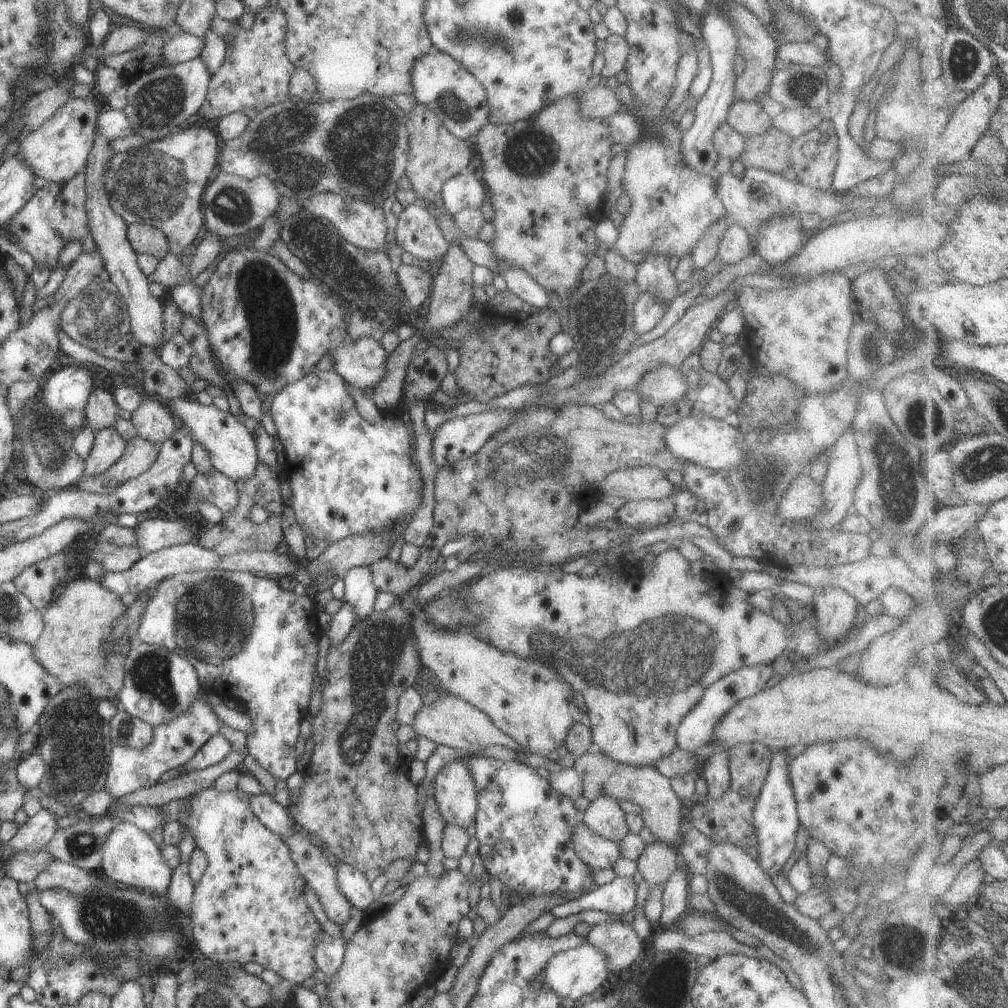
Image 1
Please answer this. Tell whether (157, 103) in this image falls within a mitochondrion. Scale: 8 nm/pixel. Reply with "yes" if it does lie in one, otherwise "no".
yes

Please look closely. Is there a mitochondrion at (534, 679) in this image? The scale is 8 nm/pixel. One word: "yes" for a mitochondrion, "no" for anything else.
yes

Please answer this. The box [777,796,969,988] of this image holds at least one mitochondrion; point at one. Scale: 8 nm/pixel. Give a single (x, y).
(906, 950)

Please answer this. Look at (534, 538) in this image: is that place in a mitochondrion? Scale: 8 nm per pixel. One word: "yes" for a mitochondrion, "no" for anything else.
no

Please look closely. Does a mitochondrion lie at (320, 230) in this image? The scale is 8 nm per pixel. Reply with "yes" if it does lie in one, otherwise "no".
yes

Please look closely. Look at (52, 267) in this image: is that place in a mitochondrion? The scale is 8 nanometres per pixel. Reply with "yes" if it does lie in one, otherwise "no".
no

